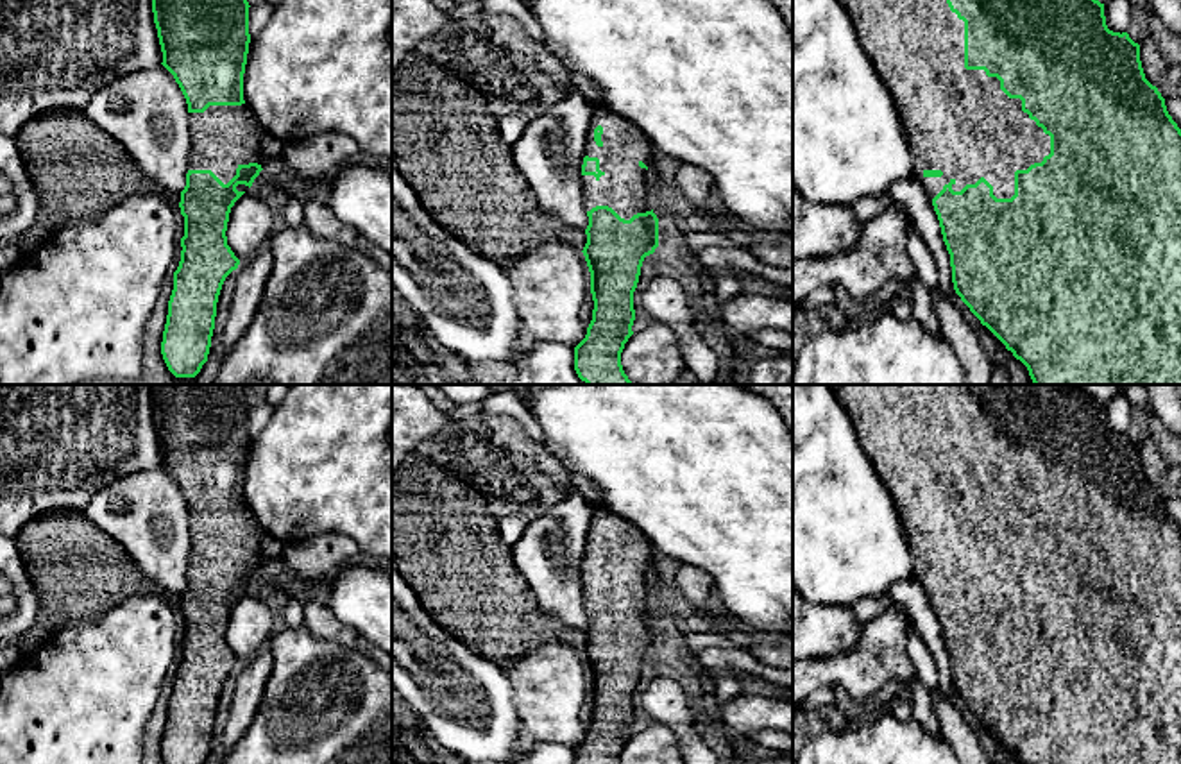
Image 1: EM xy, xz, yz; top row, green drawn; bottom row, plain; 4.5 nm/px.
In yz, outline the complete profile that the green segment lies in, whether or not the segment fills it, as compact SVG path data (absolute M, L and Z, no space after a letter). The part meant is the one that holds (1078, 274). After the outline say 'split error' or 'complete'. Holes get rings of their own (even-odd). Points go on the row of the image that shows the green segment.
M839 0L850 14L859 41L871 57L879 77L889 88L914 156L914 177L932 199L943 242L950 254L956 293L970 311L1020 360L1034 385L1181 385L1181 129L1167 111L1165 98L1143 73L1140 45L1127 32L1106 25L1099 0Z; split error

